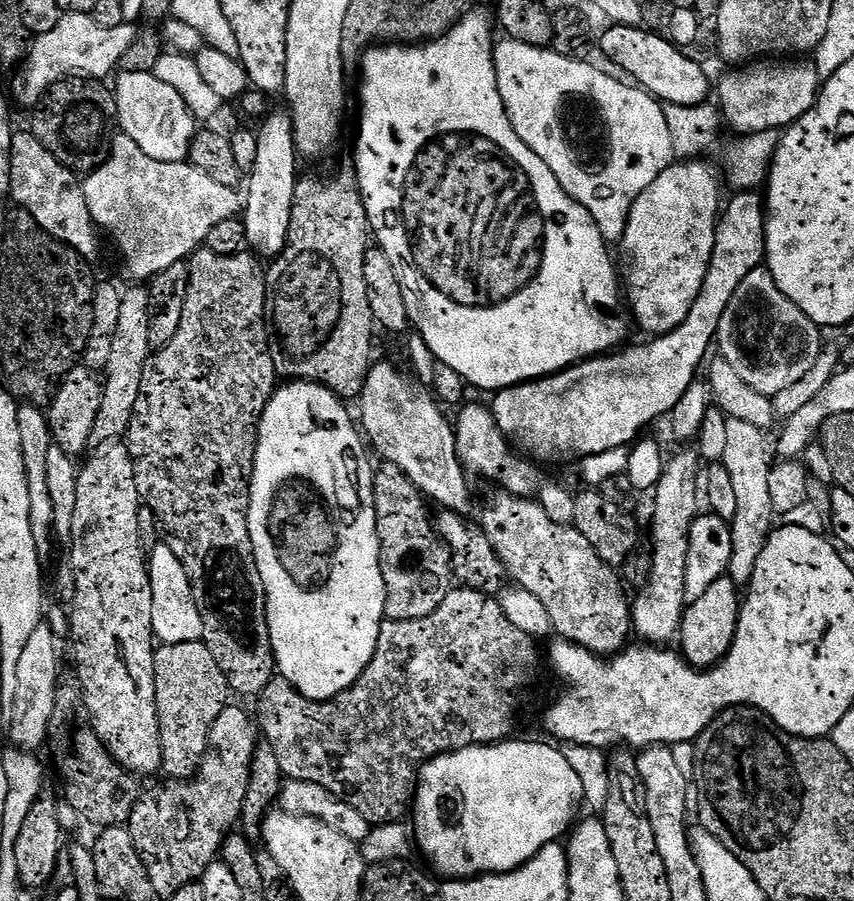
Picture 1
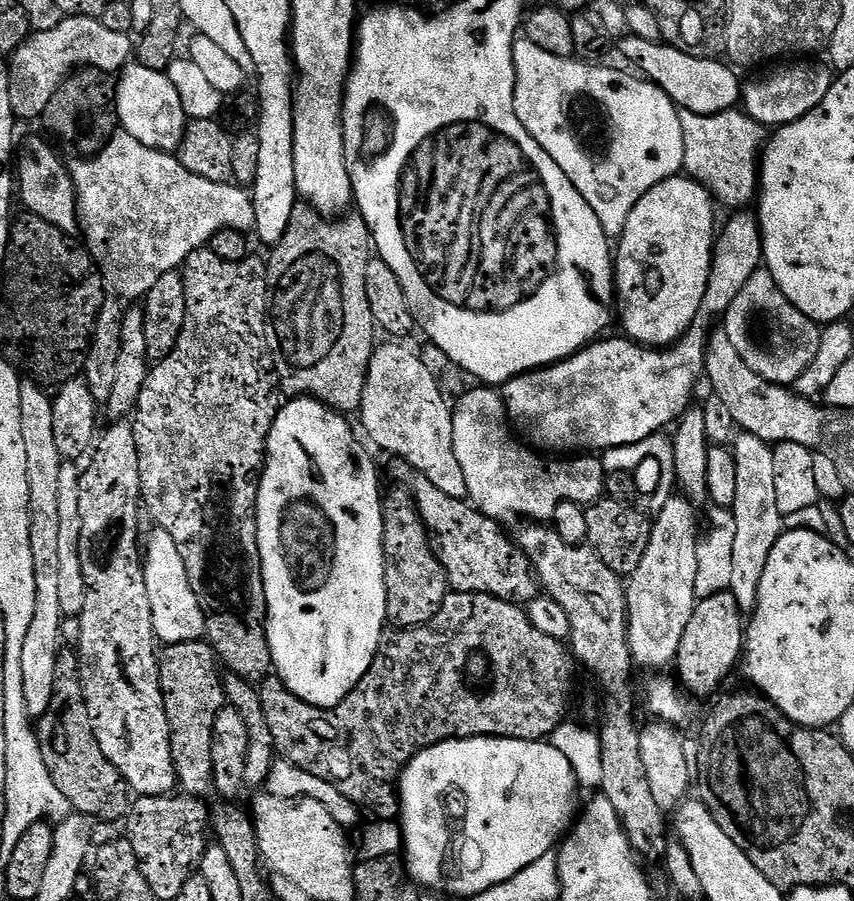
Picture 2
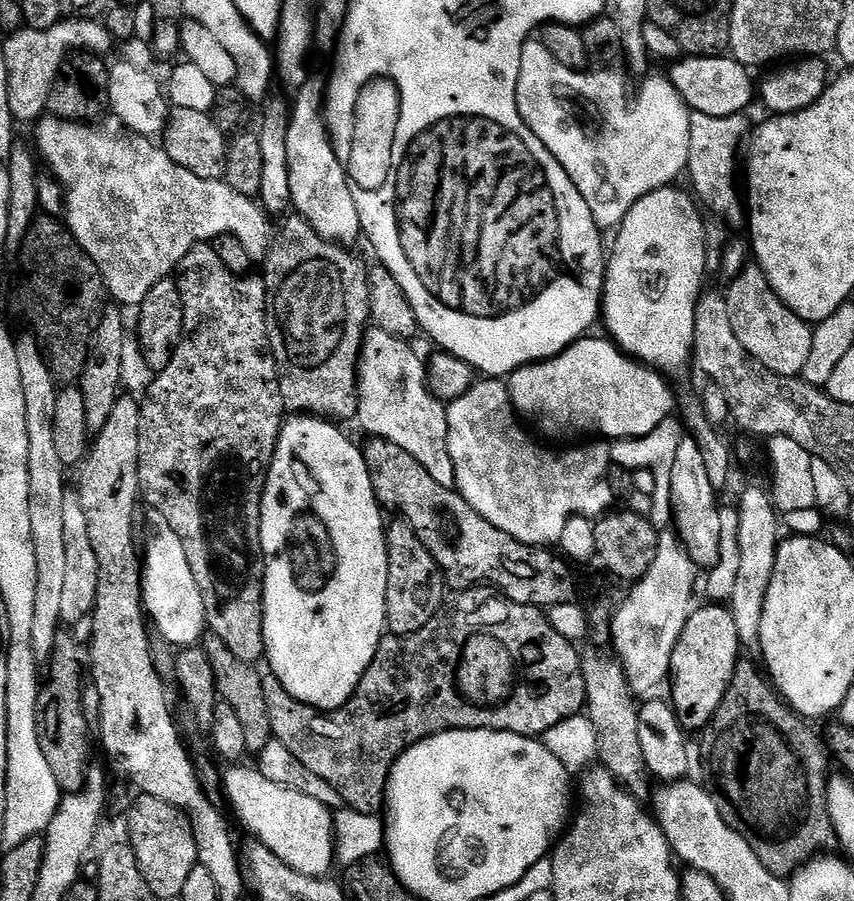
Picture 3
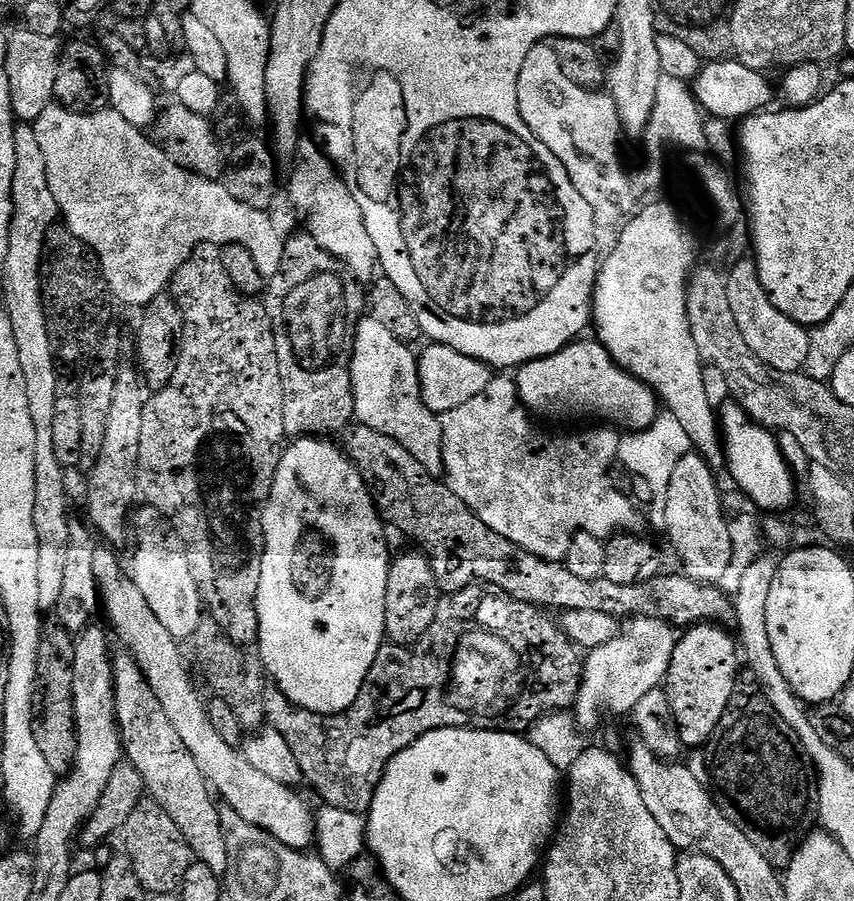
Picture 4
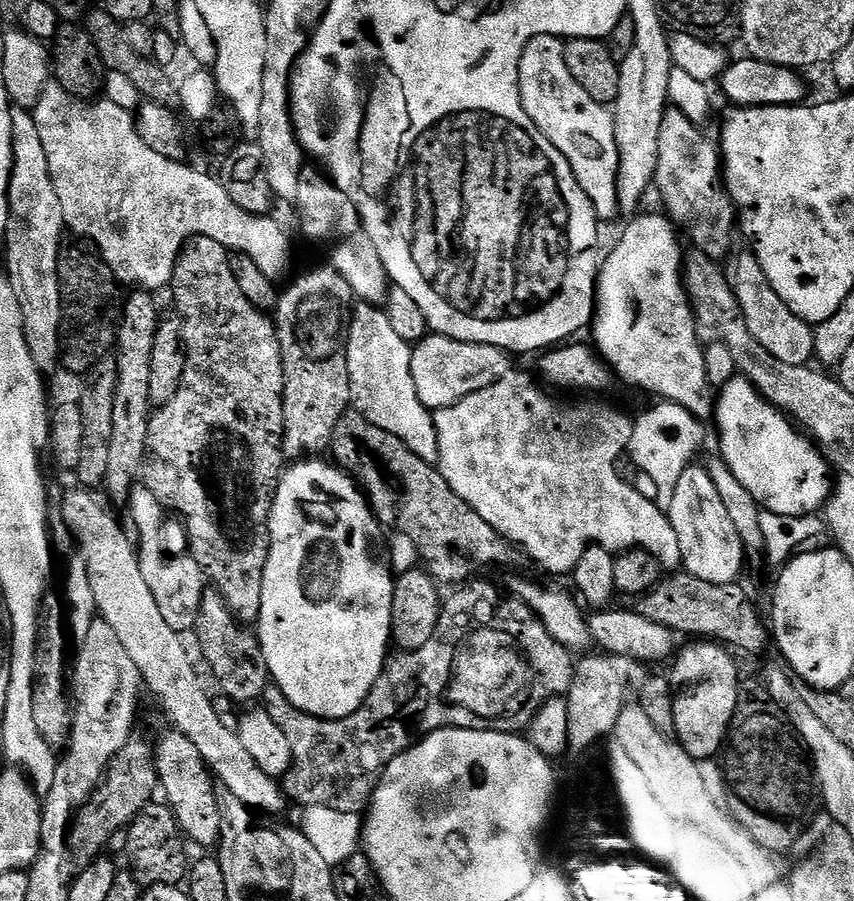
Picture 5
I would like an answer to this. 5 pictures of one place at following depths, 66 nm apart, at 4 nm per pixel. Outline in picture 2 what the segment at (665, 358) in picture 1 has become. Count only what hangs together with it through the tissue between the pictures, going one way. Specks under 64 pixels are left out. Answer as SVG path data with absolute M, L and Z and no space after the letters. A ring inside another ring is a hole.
M740 210L729 215L732 217L725 224L723 221L716 242L712 246L712 265L710 278L706 282L706 295L702 298L702 306L694 322L681 340L667 348L653 350L627 338L600 338L574 355L567 356L565 360L558 361L557 364L535 368L533 372L524 372L508 381L502 388L509 421L514 422L519 431L521 428L537 449L549 448L552 451L549 453L552 454L576 454L581 450L596 450L592 448L605 450L630 446L632 443L642 442L663 433L667 424L675 425L693 403L692 391L705 375L704 356L708 352L708 337L712 335L730 302L738 298L742 286L750 282L750 274L754 274L762 266L764 243L760 233L760 221L750 213L748 210Z

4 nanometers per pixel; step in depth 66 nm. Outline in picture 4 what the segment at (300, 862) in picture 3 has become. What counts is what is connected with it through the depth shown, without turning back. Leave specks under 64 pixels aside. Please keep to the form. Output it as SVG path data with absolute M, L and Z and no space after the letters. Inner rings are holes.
M100 546L97 547L94 554L94 576L96 587L100 590L103 611L108 611L108 620L112 623L113 628L111 631L113 633L116 631L125 646L129 648L125 649L142 670L148 685L161 703L162 710L169 715L174 730L181 735L190 754L194 755L198 770L201 770L203 776L206 777L209 785L214 789L215 795L227 807L234 809L246 822L258 826L263 832L270 833L274 839L286 846L301 850L311 849L316 838L316 818L313 809L308 809L307 802L296 793L299 791L295 787L282 782L274 782L274 778L270 778L267 774L261 774L255 766L250 766L250 762L246 762L243 751L239 747L233 746L230 742L226 742L226 738L222 738L221 732L209 721L207 703L204 698L201 698L188 670L188 664L184 661L183 654L180 653L181 641L175 640L170 634L170 630L166 630L166 626L162 626L162 622L158 622L150 602L142 594L142 590L136 586L136 581L132 579L126 568L124 572L119 558L111 551L115 552L111 547Z

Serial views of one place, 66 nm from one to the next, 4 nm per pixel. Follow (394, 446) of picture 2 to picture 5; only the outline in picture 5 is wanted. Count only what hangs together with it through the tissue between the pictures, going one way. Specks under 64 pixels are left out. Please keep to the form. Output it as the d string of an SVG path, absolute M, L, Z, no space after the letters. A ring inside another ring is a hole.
M363 302L354 308L352 325L348 328L348 369L352 383L351 407L363 414L374 426L394 434L422 462L435 465L438 454L438 434L432 421L433 413L422 406L418 390L414 390L414 374L410 370L412 348L390 326L383 307Z

